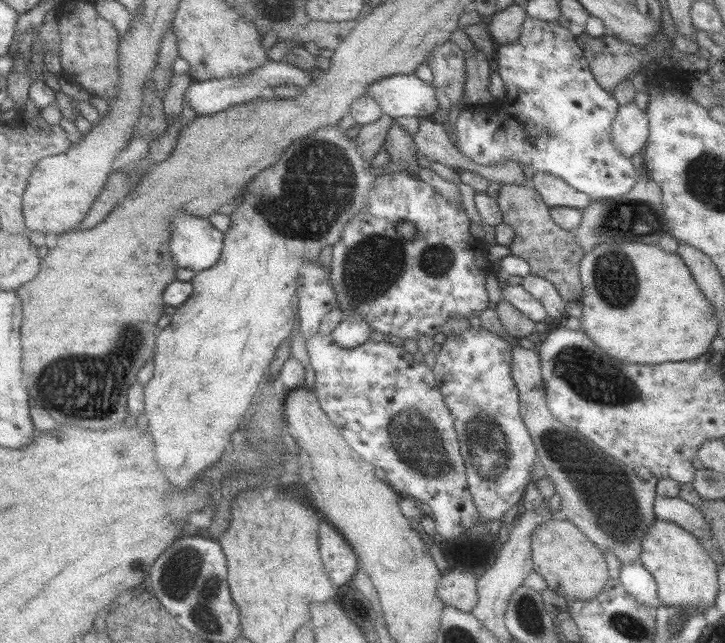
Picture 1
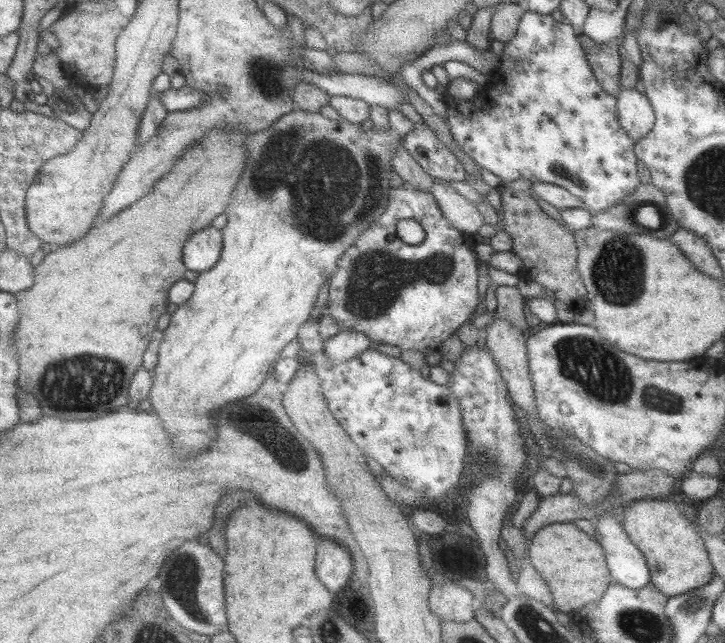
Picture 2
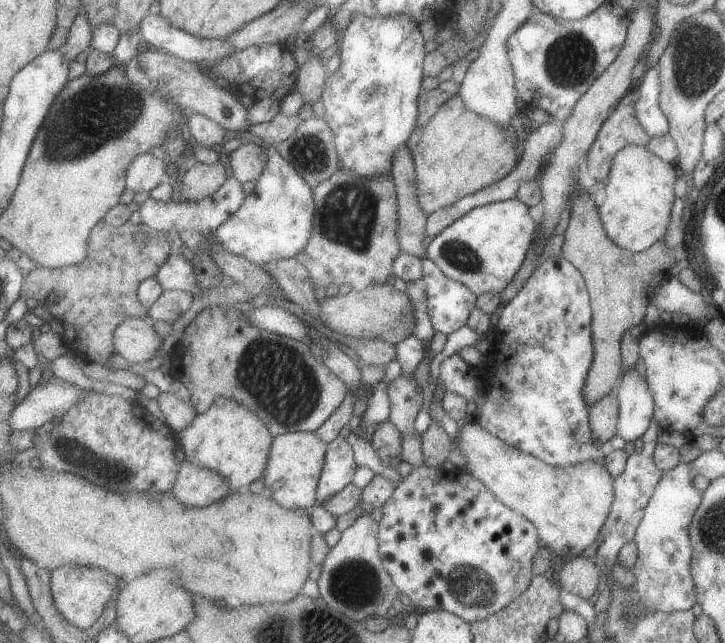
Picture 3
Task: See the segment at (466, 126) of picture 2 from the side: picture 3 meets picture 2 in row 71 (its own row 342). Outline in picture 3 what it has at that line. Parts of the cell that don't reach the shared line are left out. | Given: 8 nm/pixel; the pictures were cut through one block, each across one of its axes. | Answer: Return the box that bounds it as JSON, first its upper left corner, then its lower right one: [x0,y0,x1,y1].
[434,256,608,467]

